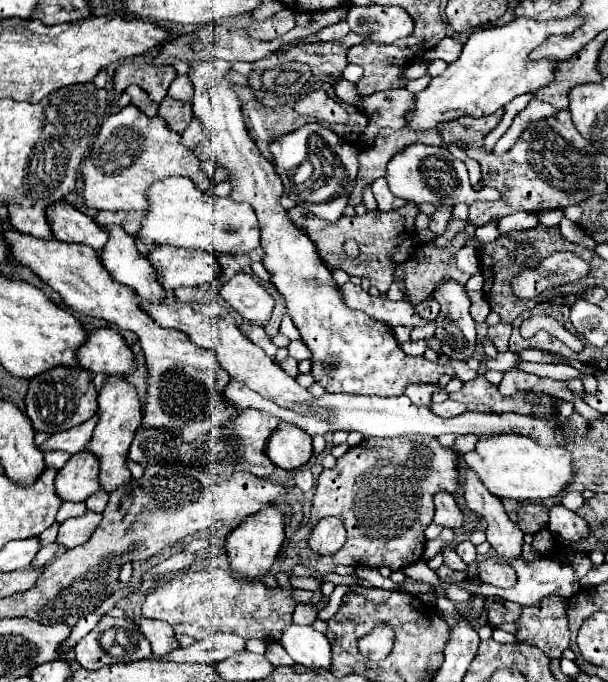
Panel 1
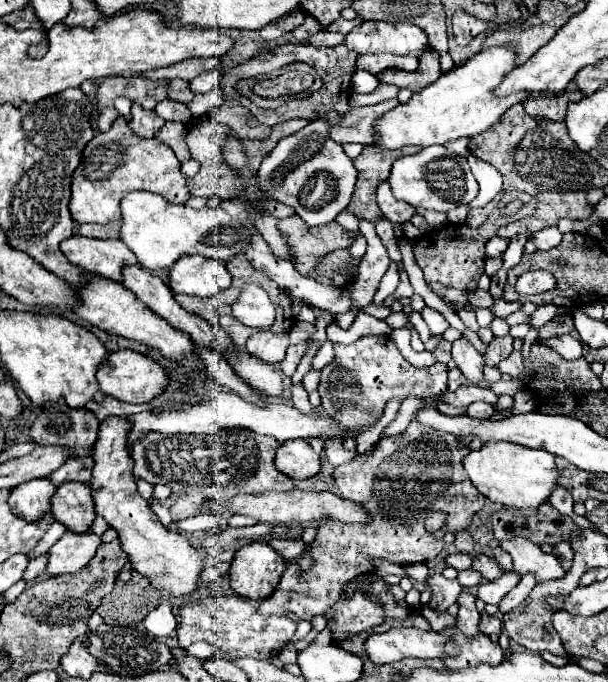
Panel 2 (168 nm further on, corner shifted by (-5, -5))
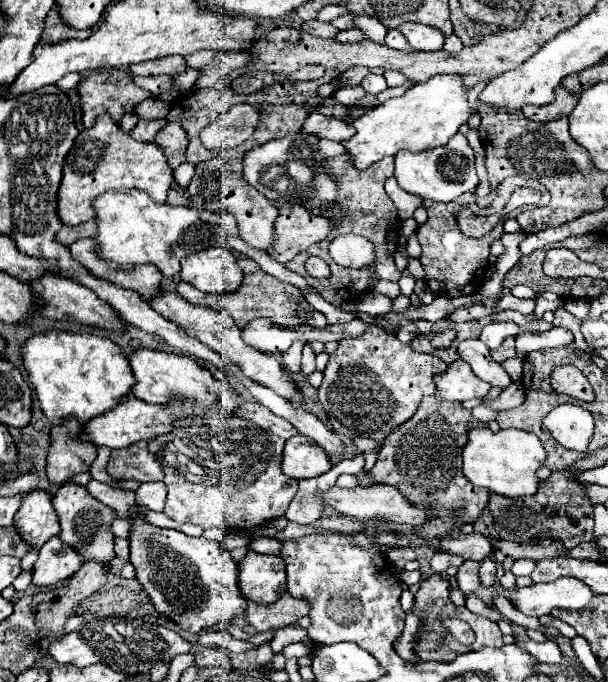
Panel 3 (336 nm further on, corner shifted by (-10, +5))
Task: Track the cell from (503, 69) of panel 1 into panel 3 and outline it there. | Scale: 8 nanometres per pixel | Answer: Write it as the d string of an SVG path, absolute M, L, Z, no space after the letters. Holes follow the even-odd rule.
M434 75L430 81L412 85L402 97L388 99L354 119L352 125L356 127L356 135L344 143L348 153L354 157L354 165L358 169L366 169L386 155L396 155L400 149L424 151L446 145L448 139L458 133L460 125L468 123L468 119L476 113L476 109L470 109L464 79L464 75Z

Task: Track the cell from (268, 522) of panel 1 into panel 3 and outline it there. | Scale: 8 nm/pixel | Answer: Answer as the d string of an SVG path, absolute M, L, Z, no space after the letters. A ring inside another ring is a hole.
M248 551L238 567L238 583L246 599L272 603L286 591L286 563L280 557Z

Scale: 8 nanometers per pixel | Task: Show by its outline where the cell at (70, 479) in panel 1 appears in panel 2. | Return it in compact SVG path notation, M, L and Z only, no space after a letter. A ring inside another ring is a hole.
M67 481L57 487L53 495L51 513L55 521L67 525L71 533L85 533L95 521L95 505L91 487L85 483Z

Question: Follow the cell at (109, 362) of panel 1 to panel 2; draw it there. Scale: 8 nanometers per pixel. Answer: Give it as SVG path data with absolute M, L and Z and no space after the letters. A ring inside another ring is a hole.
M125 349L109 355L109 363L101 365L97 371L97 381L105 395L111 395L123 403L149 403L163 395L169 383L169 371L163 369L157 361L131 349Z

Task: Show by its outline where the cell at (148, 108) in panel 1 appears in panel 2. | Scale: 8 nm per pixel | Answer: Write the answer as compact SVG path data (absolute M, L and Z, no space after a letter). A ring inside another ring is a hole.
M133 105L129 127L131 127L131 131L133 131L135 135L149 139L149 137L153 137L163 125L165 125L165 121L163 121L161 117L157 117L155 111L147 111L147 109L139 107L139 105Z

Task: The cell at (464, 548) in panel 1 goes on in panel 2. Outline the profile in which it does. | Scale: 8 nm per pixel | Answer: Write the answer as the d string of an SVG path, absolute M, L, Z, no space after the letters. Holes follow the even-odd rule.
M451 553L451 555L445 557L445 565L447 565L447 567L453 567L453 569L457 569L457 571L469 569L469 567L471 567L471 555Z

